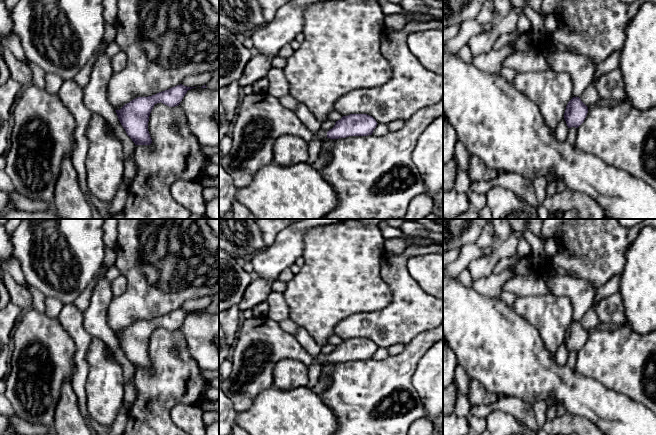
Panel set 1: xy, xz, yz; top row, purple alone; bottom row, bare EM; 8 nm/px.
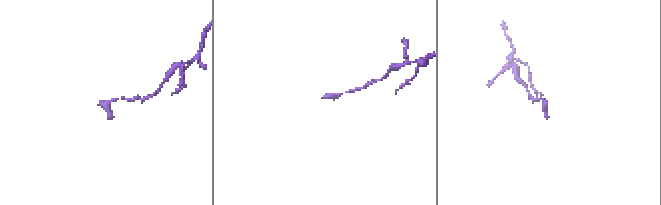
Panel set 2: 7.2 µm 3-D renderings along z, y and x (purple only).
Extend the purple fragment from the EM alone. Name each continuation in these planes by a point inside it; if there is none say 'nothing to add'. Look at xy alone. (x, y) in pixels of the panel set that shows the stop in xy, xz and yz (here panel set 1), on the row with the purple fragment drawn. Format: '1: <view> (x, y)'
nothing to add

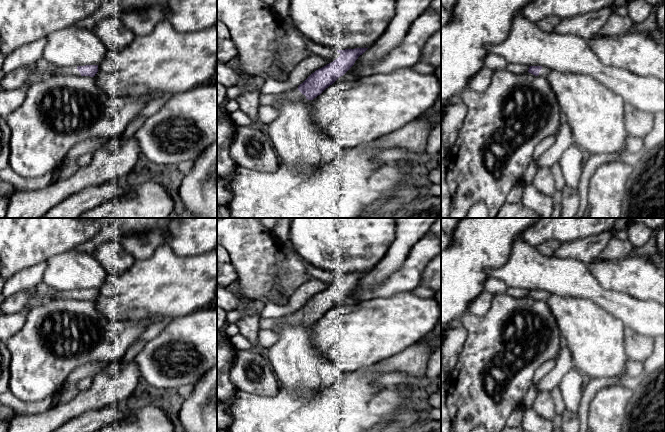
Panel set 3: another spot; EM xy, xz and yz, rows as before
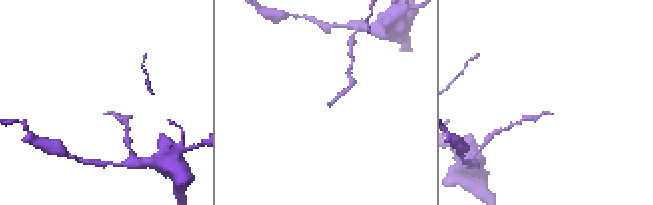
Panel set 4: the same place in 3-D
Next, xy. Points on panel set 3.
1: xy (9, 100)

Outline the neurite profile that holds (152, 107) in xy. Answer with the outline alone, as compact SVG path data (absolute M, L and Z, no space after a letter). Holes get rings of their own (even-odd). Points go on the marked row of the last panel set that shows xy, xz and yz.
M163 95L148 102L136 119L140 117L147 119L148 117L154 115L166 103L169 97L169 95Z

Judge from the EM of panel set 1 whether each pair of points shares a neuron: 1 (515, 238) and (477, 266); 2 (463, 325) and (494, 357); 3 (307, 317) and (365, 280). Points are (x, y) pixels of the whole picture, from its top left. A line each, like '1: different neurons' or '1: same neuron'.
1: same neuron
2: same neuron
3: same neuron

